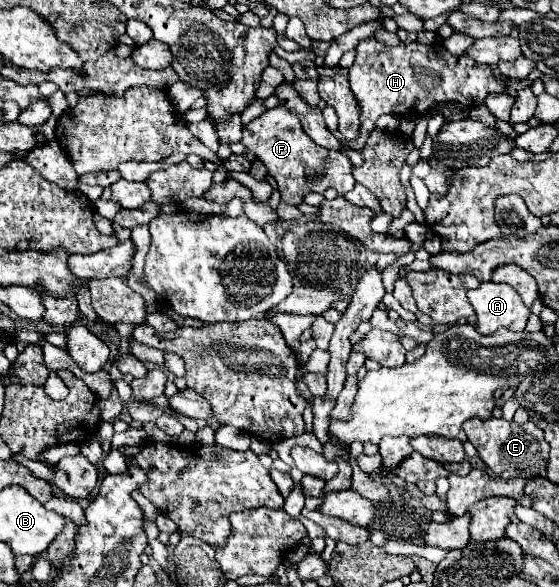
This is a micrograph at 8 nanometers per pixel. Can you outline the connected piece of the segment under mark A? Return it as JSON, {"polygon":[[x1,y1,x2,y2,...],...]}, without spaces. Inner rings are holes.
{"polygon":[[482,283,468,293,468,301,476,311,482,335,496,333,500,327,524,331,530,317,530,309,522,305,518,291,504,283]]}

